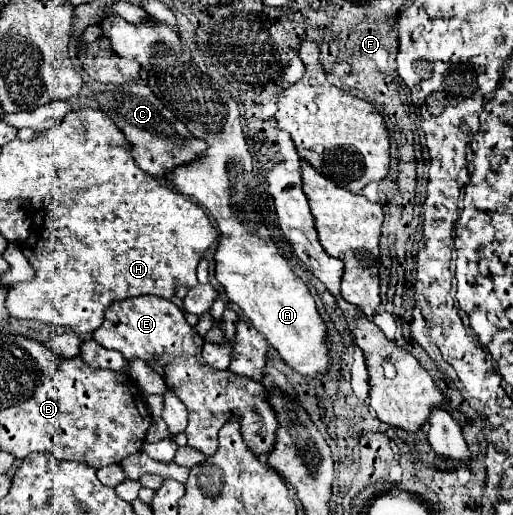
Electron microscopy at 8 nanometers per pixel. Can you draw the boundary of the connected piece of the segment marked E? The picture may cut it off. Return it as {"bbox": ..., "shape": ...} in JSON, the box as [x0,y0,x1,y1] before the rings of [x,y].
{"bbox":[93,295,279,459],"shape":[[[141,295],[141,297],[129,297],[123,301],[115,301],[105,309],[105,321],[103,325],[93,333],[93,339],[105,347],[105,349],[115,349],[119,353],[123,353],[123,357],[127,361],[131,359],[143,359],[153,371],[157,371],[163,381],[167,383],[167,389],[171,393],[175,393],[181,403],[187,407],[189,411],[189,425],[185,429],[187,435],[187,443],[199,451],[203,451],[205,455],[215,455],[217,453],[217,431],[229,421],[229,419],[237,419],[241,425],[241,437],[247,443],[247,447],[259,457],[263,459],[265,455],[271,453],[271,449],[275,447],[275,439],[277,439],[277,429],[279,429],[279,421],[277,421],[277,413],[273,411],[273,405],[269,403],[269,391],[263,383],[257,383],[249,377],[237,375],[231,369],[215,369],[209,363],[203,361],[203,337],[185,321],[183,311],[173,305],[171,301],[163,299],[163,297],[155,297],[155,295]]]}

